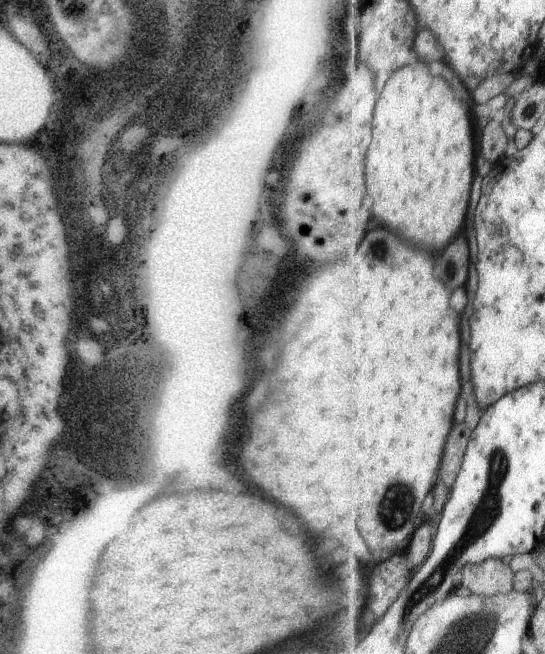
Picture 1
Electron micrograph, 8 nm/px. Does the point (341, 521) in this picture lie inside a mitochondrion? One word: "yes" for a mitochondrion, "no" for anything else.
no

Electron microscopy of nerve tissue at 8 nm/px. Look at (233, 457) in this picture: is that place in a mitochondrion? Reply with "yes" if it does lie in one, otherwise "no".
no

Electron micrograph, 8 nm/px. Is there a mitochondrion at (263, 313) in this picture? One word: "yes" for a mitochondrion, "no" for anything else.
yes

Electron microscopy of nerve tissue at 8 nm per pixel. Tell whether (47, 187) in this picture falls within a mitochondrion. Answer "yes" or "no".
yes

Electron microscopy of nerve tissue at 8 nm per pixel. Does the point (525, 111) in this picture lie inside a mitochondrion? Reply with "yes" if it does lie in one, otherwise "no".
yes

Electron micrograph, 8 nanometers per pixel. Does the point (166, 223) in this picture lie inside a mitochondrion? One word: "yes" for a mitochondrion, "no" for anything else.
yes

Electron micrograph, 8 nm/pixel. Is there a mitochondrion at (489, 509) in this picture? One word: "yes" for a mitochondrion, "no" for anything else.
yes

